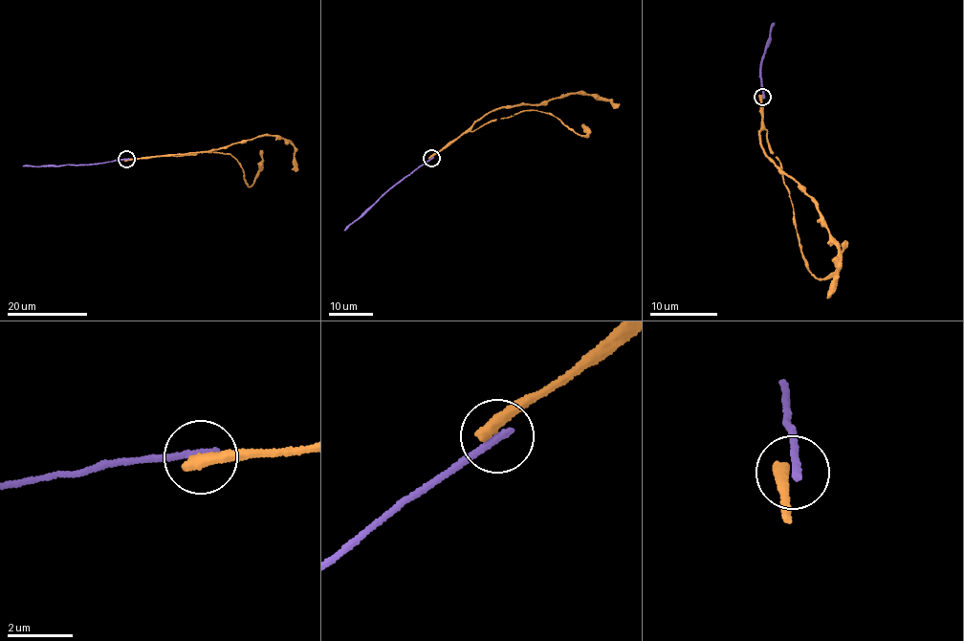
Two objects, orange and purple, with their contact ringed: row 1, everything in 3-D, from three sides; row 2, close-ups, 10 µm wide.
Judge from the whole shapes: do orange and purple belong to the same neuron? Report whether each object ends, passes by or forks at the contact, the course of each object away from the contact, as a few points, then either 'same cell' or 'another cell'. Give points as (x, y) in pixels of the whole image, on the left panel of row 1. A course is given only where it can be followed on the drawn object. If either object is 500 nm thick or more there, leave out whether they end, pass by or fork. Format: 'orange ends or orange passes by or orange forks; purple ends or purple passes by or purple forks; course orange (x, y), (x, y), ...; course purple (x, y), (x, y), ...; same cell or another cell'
orange ends; purple ends; course orange (127, 160), (196, 152), (275, 134), (294, 146), (295, 171); course purple (127, 160), (77, 165), (22, 165); another cell

